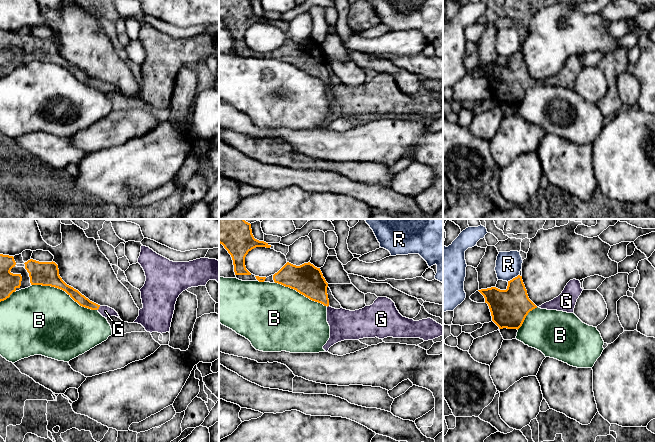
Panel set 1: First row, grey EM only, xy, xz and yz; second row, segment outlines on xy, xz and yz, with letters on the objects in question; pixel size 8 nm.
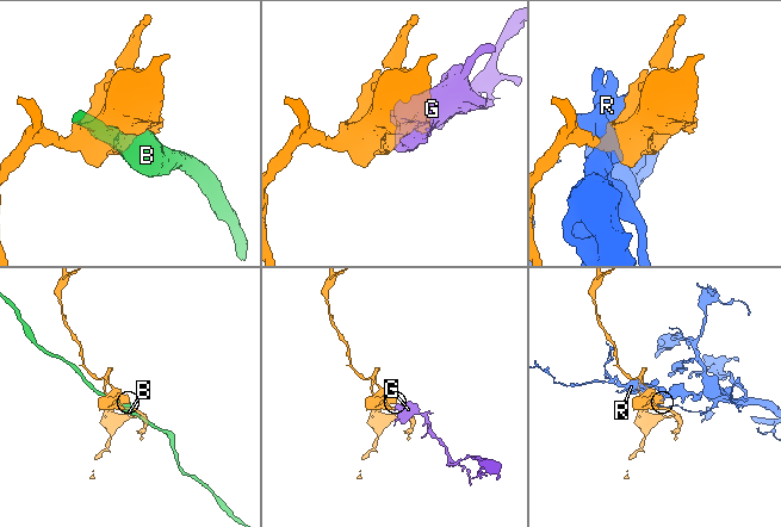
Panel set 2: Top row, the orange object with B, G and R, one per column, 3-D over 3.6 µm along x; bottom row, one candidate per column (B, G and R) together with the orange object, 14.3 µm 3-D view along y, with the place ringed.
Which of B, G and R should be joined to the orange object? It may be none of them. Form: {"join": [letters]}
{"join": ["G"]}

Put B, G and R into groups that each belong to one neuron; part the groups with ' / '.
B / G / R

